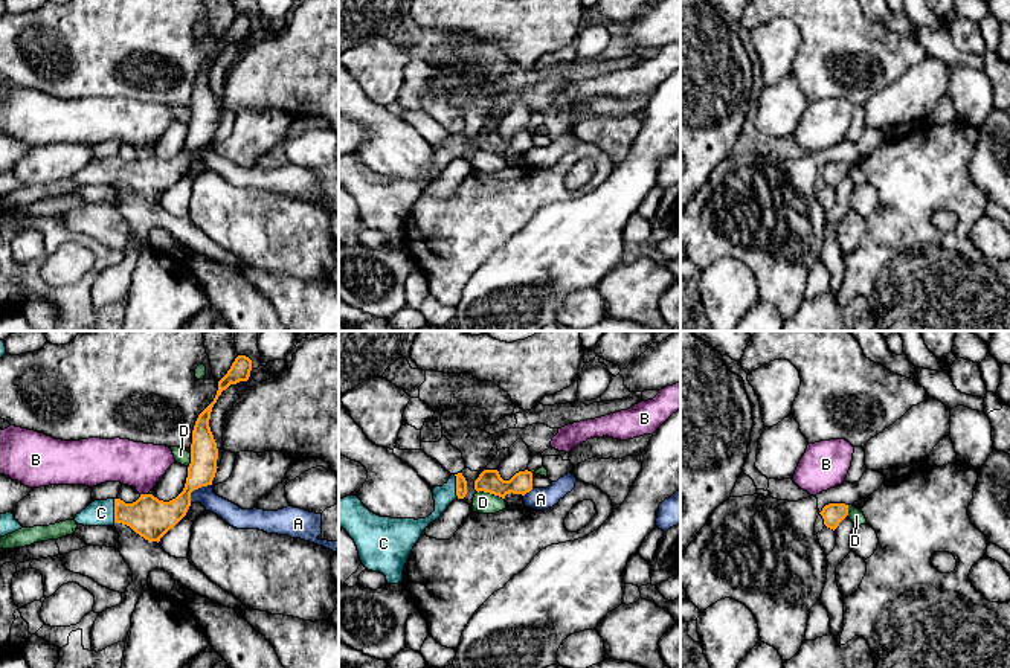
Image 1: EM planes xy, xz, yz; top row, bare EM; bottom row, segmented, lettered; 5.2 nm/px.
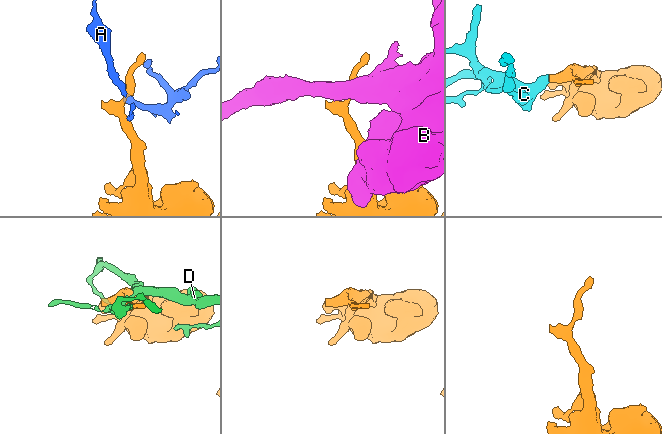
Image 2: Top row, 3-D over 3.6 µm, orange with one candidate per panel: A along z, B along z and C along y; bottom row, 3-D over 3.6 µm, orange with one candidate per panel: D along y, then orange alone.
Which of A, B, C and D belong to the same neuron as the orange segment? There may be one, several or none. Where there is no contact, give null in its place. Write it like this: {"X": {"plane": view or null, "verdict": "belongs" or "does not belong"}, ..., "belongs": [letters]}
{"A": {"plane": "xy", "verdict": "does not belong"}, "B": {"plane": "xy", "verdict": "does not belong"}, "C": {"plane": "xy", "verdict": "belongs"}, "D": {"plane": "xz", "verdict": "does not belong"}, "belongs": ["C"]}

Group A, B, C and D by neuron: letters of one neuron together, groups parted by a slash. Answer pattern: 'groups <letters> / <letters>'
groups A / B / C / D

